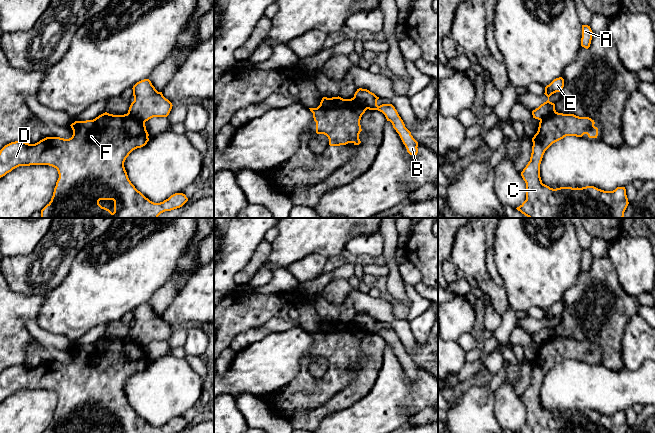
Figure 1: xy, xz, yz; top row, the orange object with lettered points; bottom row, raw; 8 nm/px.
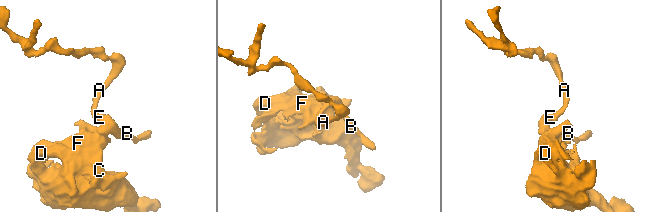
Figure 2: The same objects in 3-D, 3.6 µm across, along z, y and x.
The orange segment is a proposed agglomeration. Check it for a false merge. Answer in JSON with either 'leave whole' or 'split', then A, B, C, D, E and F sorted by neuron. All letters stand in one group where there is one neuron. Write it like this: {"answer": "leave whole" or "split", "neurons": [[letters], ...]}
{"answer": "split", "neurons": [["A", "B", "E"], ["C", "D", "F"]]}

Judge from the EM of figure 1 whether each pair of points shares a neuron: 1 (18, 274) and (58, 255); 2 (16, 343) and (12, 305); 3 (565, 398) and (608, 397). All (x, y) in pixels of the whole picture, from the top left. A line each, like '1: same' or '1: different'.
1: same
2: same
3: same

